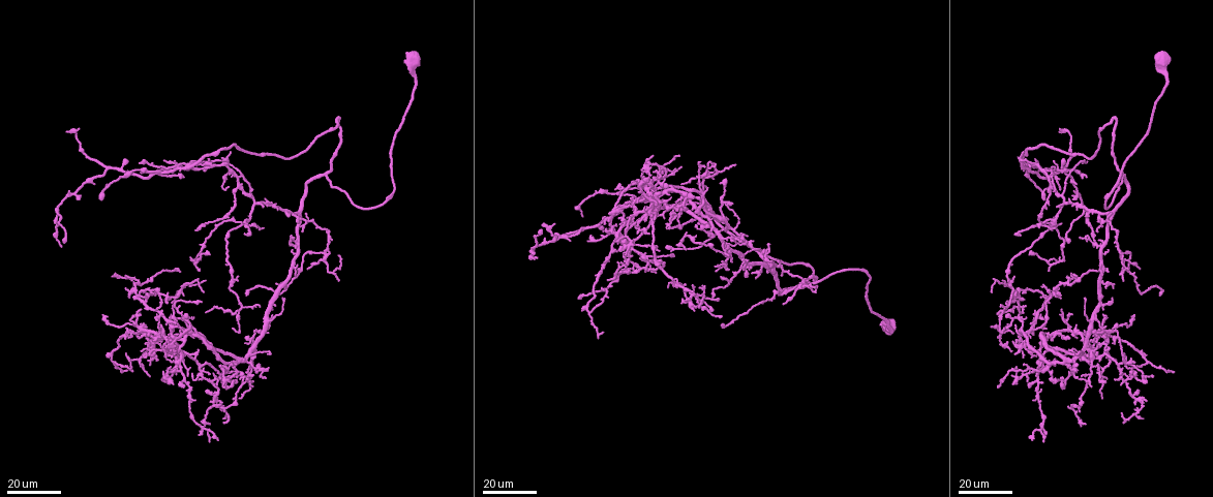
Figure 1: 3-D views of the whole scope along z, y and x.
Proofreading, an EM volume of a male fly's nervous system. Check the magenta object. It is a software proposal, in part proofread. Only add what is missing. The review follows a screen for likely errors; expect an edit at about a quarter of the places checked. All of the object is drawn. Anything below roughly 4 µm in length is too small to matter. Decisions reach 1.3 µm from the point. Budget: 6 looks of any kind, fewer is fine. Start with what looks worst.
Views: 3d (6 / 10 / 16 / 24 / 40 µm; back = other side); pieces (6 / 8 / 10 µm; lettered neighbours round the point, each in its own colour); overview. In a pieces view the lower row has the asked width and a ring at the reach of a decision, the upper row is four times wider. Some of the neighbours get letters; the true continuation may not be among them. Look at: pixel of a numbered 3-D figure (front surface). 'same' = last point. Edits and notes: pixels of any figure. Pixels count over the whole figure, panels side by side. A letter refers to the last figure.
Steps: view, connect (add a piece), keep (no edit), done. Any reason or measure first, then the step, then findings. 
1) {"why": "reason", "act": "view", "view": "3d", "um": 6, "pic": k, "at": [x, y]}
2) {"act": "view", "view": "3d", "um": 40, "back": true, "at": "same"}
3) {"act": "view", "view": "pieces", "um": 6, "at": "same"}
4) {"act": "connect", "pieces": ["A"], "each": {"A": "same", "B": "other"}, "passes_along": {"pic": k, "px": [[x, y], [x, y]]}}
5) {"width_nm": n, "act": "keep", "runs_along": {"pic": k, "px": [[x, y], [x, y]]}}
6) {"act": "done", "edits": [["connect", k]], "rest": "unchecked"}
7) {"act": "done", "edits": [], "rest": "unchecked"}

{"why": "end of a long branch", "act": "view", "view": "3d", "um": 24, "pic": 1, "at": [701, 163]}

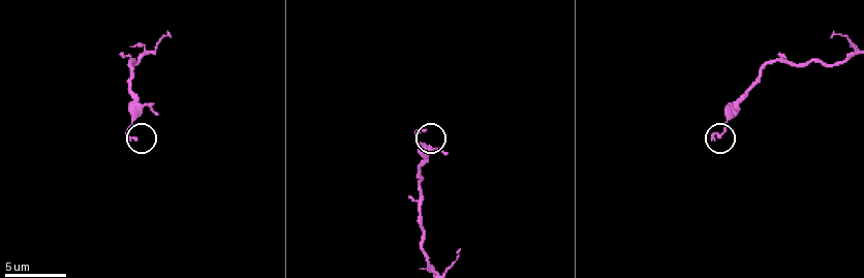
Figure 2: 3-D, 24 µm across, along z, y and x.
{"act": "view", "view": "pieces", "um": 10, "pic": 2, "at": [135, 140]}

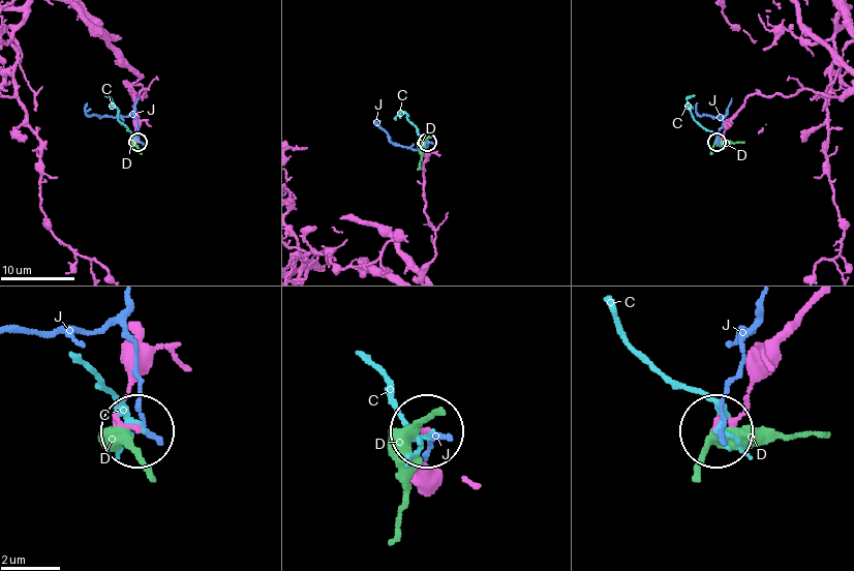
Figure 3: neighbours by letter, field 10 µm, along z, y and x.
{"act": "keep", "each": {"C": "other", "D": "other", "J": "other"}, "runs_along": {"pic": 3, "px": [[145, 88], [133, 94], [135, 131], [131, 138], [136, 142]]}, "found": "none of them fits"}

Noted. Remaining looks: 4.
{"why": "long arm stops here", "act": "view", "view": "3d", "um": 24, "pic": 1, "at": [1131, 362]}

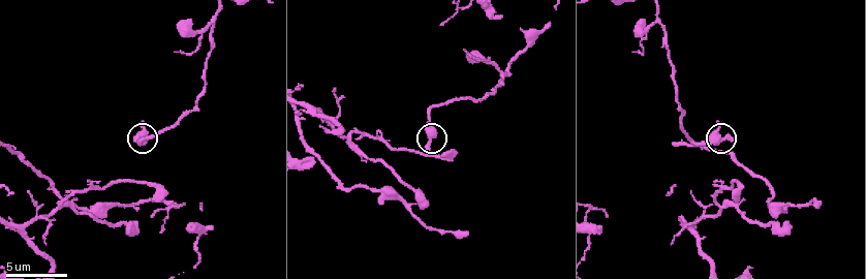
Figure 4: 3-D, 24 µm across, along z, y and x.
{"act": "view", "view": "pieces", "um": 10, "pic": 4, "at": [733, 140]}

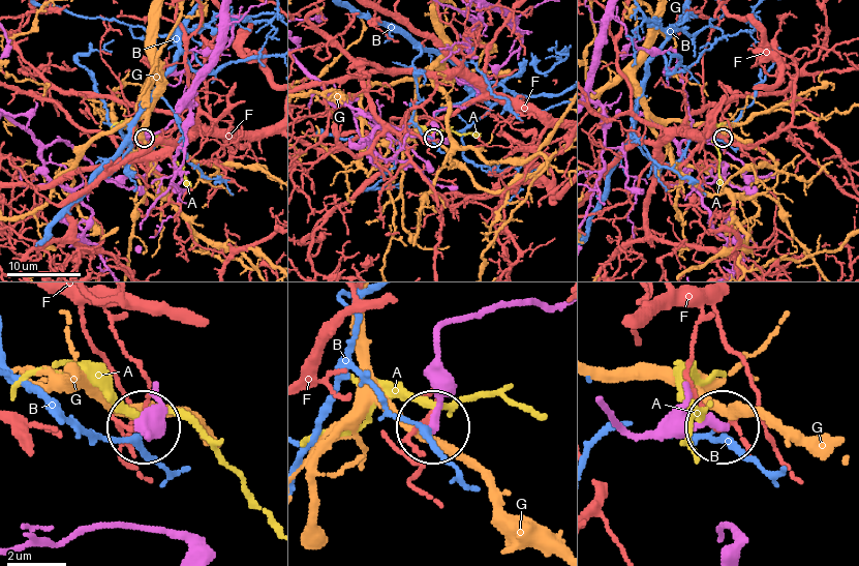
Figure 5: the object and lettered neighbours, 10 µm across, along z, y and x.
{"act": "keep", "each": {"A": "other", "B": "other", "F": "other", "G": "other"}, "found": "none of them fits"}

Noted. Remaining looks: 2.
{"why": "an open end", "act": "view", "view": "3d", "um": 24, "pic": 1, "at": [660, 261]}

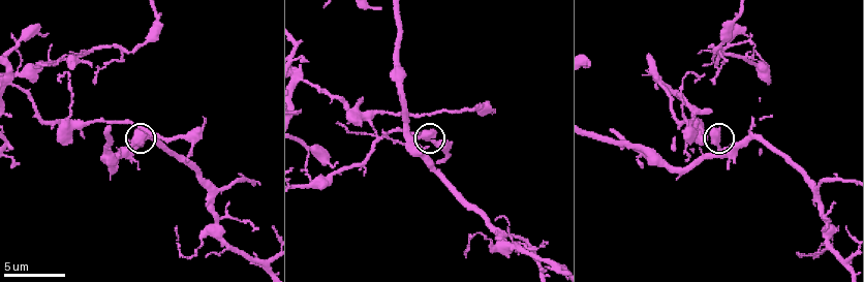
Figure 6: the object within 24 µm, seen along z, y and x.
{"why": "see the neighbours", "act": "view", "view": "pieces", "um": 6, "pic": 6, "at": [713, 130]}

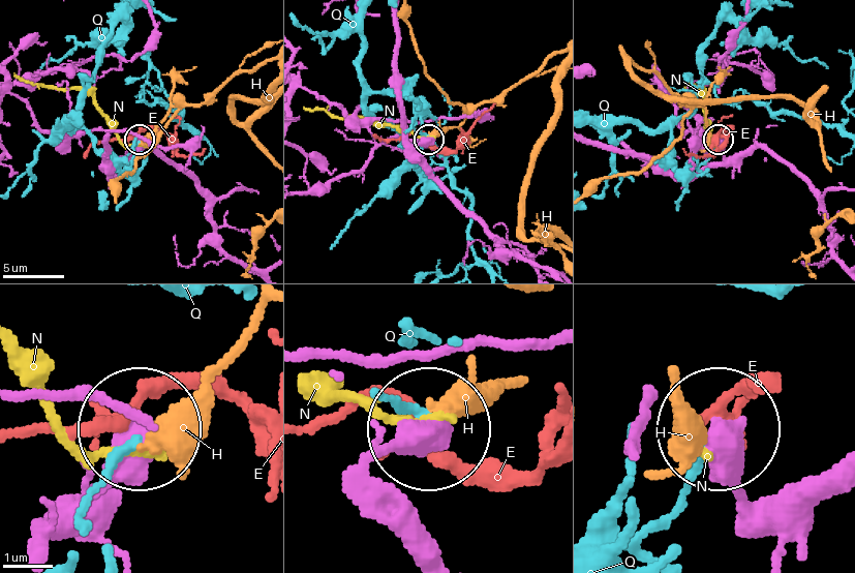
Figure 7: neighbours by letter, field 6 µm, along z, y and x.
{"act": "keep", "each": {"E": "other", "H": "other", "N": "other", "Q": "other"}, "found": "no lettered piece goes on from it"}

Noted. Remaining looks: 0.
{"act": "done", "edits": [], "rest": "unchecked"}

